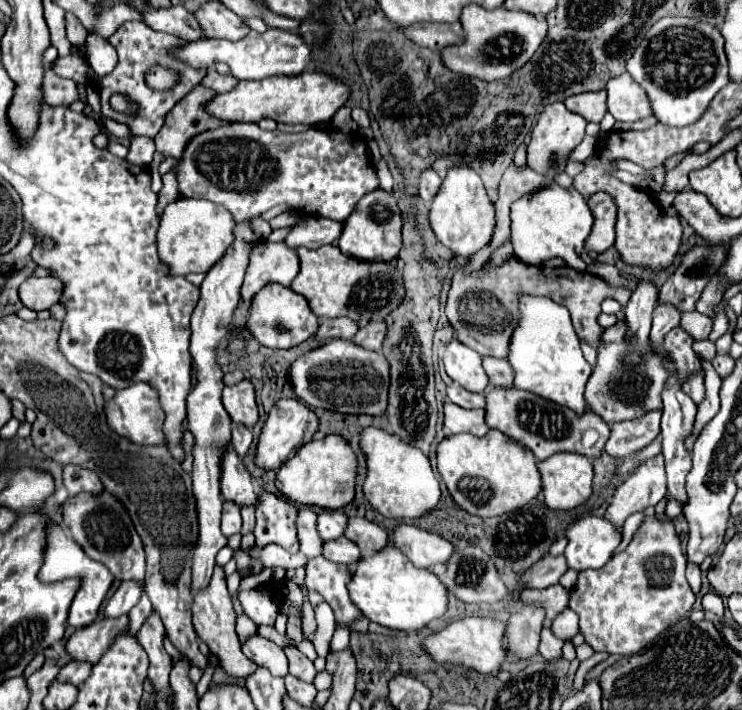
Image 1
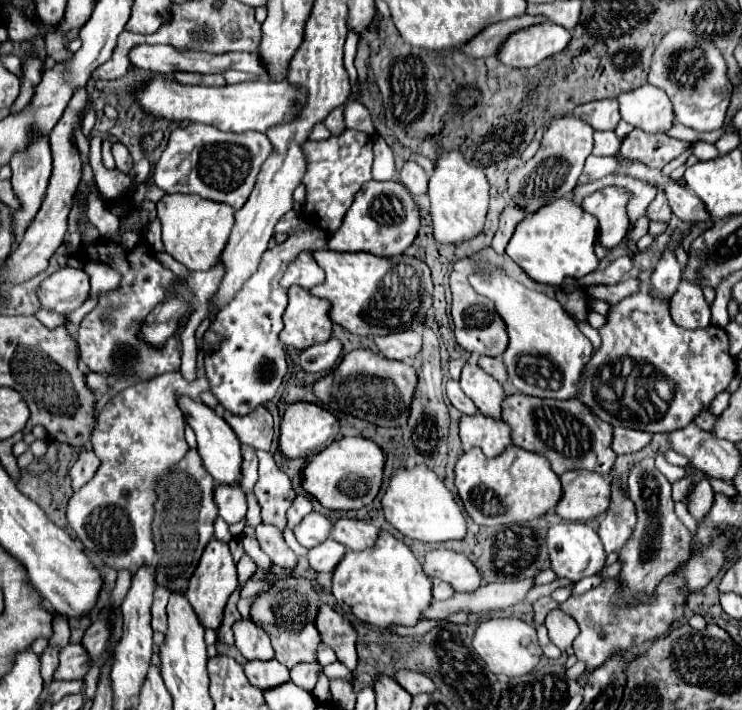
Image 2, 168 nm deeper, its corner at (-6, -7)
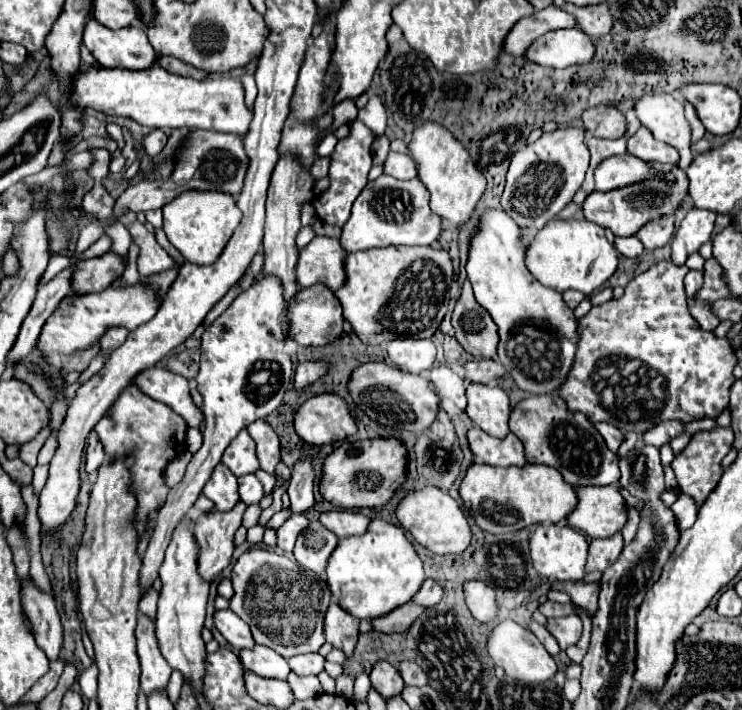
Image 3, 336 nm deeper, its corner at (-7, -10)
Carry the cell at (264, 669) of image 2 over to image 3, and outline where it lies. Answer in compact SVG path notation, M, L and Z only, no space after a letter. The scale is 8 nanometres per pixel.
M258 644L254 646L254 650L240 652L240 662L246 670L250 670L262 678L286 680L290 674L290 666L280 654L276 654L274 650L266 648L266 646L258 646Z

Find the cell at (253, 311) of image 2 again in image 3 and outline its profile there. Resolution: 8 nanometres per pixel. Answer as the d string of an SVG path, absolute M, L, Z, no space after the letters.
M260 276L258 282L252 284L246 292L240 292L236 300L202 334L202 358L196 382L198 392L204 398L204 444L192 456L184 478L174 488L170 488L166 506L162 506L162 510L158 512L150 544L142 556L138 580L142 596L148 588L152 588L154 580L158 578L158 570L164 562L164 550L170 544L170 536L200 496L202 486L206 484L214 466L222 458L222 450L226 450L230 440L242 428L274 412L292 382L292 360L284 352L284 332L280 324L286 310L284 300L286 298L282 280L278 276Z

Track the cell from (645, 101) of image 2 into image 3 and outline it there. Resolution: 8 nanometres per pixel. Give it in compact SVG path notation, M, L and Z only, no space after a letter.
M646 94L636 100L634 112L644 128L648 128L656 140L662 140L680 150L678 168L686 170L694 160L690 150L690 126L684 118L684 104L672 94Z

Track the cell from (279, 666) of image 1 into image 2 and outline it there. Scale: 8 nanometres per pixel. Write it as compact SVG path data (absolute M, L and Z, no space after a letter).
M239 619L233 623L235 647L245 659L273 659L273 647L269 635L257 627L251 619Z

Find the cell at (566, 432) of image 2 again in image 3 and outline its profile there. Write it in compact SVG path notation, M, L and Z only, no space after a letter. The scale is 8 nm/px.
M556 394L530 396L518 402L510 414L510 432L524 444L528 462L556 468L572 486L608 486L620 478L618 458L608 450L594 424L582 412L568 410L566 402Z

